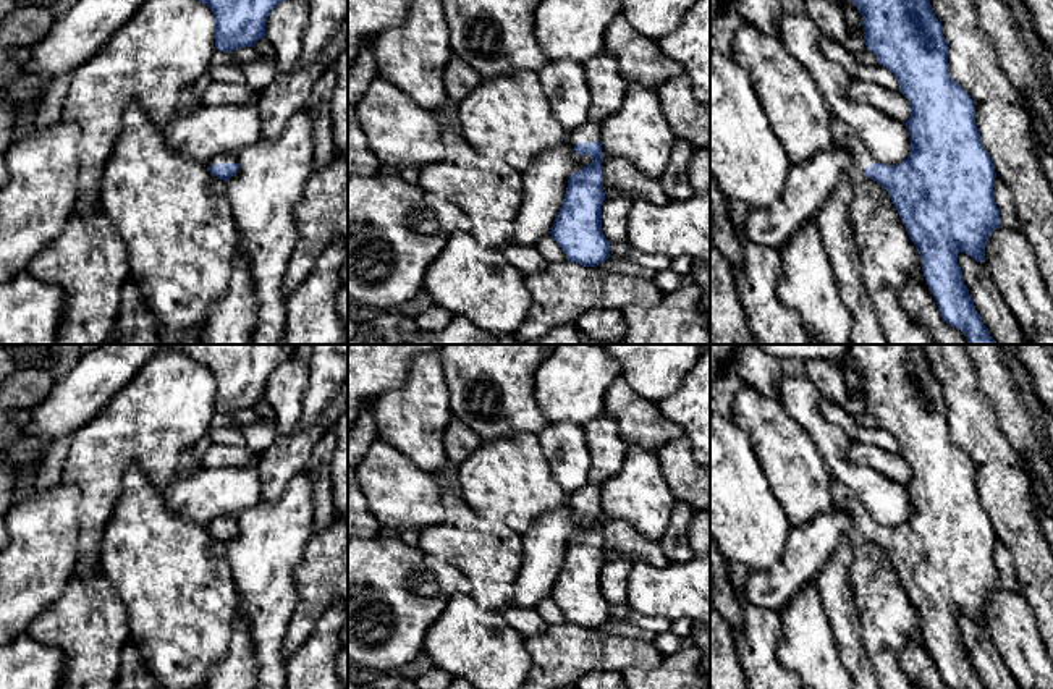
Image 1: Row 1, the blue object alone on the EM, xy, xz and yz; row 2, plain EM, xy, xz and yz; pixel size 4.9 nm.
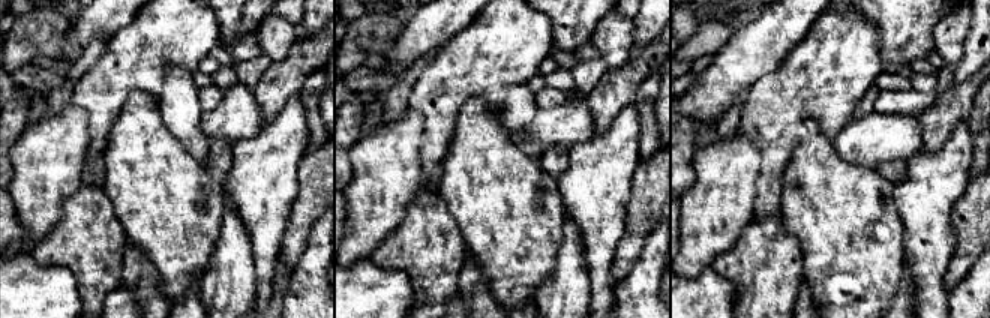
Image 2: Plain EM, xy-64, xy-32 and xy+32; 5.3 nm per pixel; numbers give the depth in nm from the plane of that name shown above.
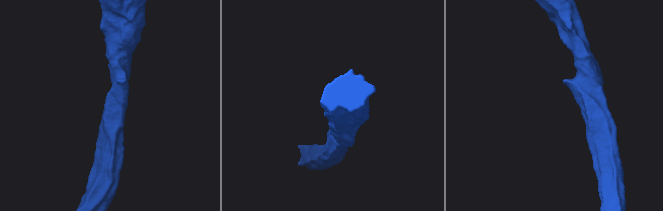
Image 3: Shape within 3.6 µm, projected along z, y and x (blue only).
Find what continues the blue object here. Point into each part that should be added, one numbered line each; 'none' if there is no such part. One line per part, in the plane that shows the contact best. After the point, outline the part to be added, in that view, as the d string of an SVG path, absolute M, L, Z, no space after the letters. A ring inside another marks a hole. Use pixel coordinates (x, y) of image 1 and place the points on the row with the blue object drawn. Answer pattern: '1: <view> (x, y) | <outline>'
1: xy (225, 157) | M222 154L215 155L207 167L217 165L217 163L239 163L238 155Z

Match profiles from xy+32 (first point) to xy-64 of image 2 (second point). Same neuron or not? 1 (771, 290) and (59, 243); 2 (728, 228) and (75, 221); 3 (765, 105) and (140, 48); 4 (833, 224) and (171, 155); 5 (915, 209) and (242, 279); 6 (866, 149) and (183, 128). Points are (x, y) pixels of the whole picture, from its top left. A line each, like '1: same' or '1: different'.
1: same
2: different
3: same
4: same
5: different
6: different

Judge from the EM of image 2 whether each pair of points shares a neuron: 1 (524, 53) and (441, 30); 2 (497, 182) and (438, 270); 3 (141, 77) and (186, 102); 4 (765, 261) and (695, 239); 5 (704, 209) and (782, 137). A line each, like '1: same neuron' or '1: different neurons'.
1: different neurons
2: different neurons
3: different neurons
4: different neurons
5: different neurons

